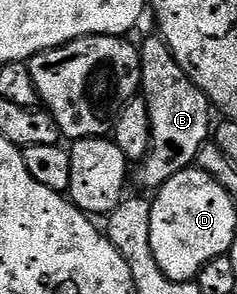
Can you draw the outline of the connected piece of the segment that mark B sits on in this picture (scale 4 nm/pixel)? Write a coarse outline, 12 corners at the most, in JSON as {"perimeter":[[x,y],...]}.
{"perimeter":[[152,33],[139,47],[151,148],[133,179],[192,166],[213,104]]}

